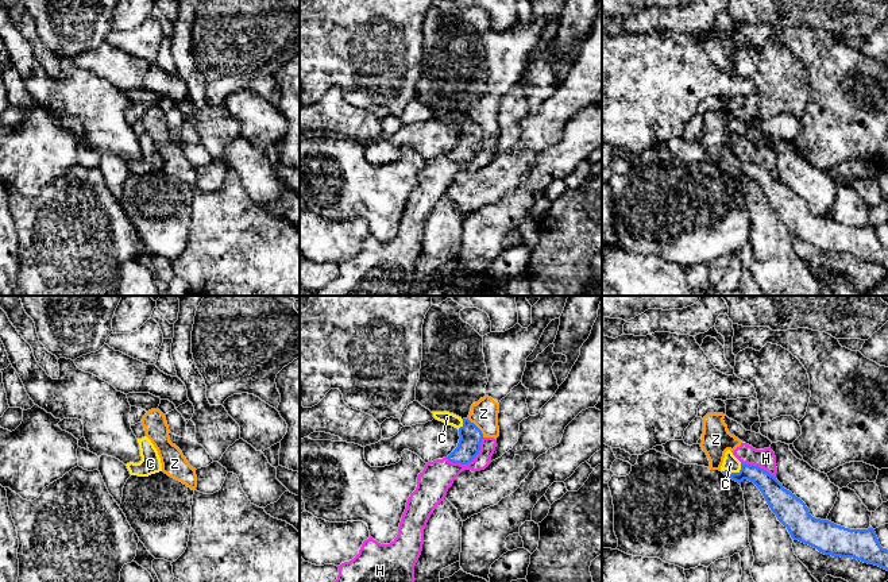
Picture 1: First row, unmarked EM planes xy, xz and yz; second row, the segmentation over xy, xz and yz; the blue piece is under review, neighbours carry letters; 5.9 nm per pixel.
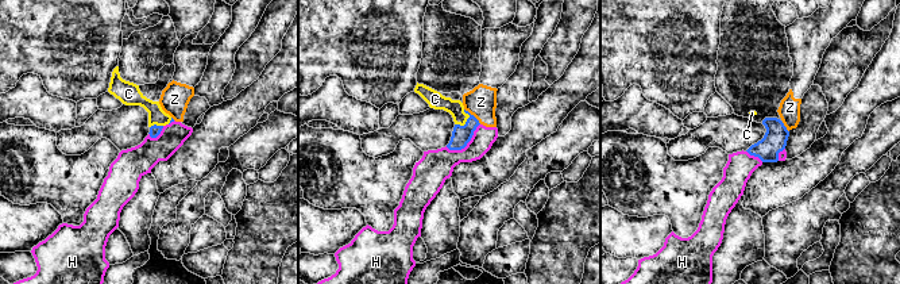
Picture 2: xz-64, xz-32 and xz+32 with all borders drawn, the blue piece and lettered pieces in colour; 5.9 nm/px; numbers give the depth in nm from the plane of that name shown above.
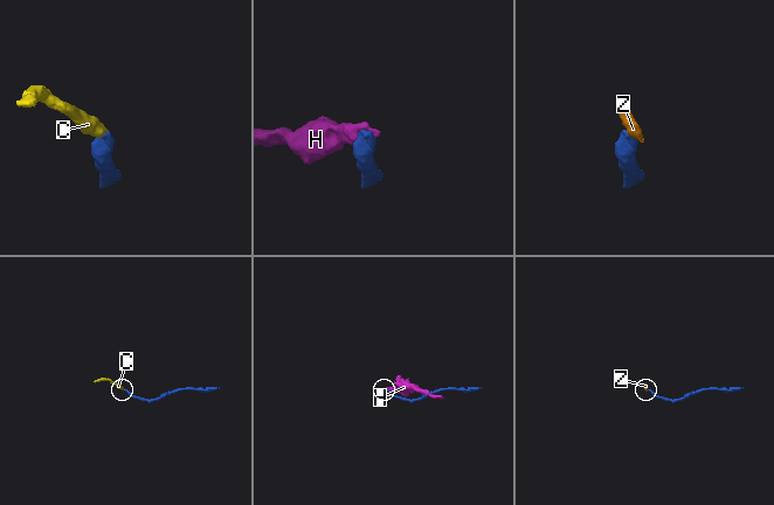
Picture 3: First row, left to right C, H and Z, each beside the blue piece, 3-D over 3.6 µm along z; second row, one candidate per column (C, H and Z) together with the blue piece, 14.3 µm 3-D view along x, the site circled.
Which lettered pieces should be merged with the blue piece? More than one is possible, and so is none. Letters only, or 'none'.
C

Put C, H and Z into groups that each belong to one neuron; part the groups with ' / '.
C / H Z

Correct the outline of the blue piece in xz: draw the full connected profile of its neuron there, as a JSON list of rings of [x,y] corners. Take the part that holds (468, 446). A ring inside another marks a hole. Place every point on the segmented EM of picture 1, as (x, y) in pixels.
[[[432,412],[433,417],[459,429],[457,447],[447,456],[449,462],[468,465],[480,451],[482,431],[468,419],[462,419],[449,412]]]

